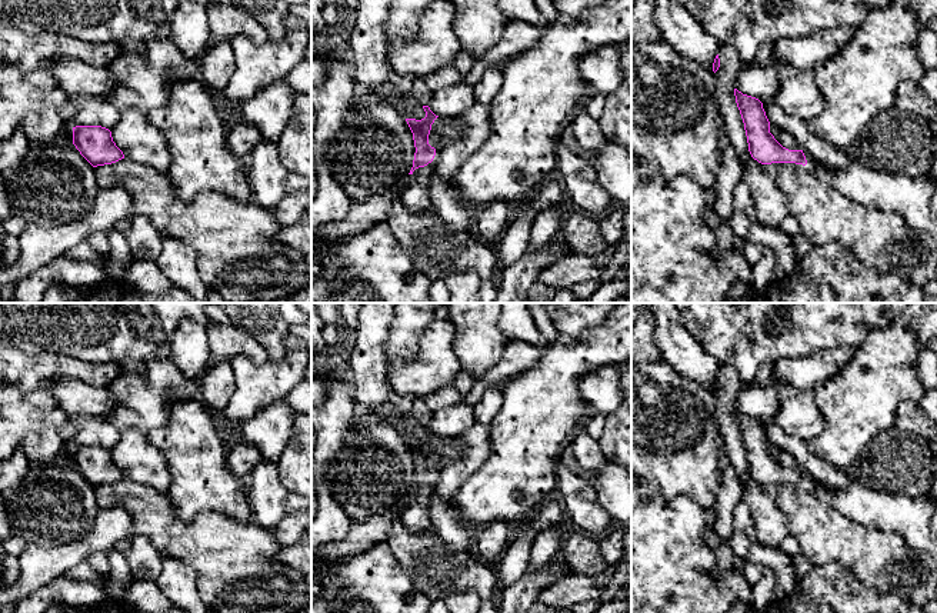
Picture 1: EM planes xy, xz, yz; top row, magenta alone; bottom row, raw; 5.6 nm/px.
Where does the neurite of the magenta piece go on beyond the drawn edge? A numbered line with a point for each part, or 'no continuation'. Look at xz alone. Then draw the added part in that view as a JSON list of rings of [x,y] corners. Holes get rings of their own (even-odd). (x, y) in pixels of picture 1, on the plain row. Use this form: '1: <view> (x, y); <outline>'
1: xz (416, 517); [[[433,484],[419,487],[413,492],[413,503],[406,509],[401,522],[411,533],[436,534],[437,529],[431,522],[429,502],[433,492]]]

